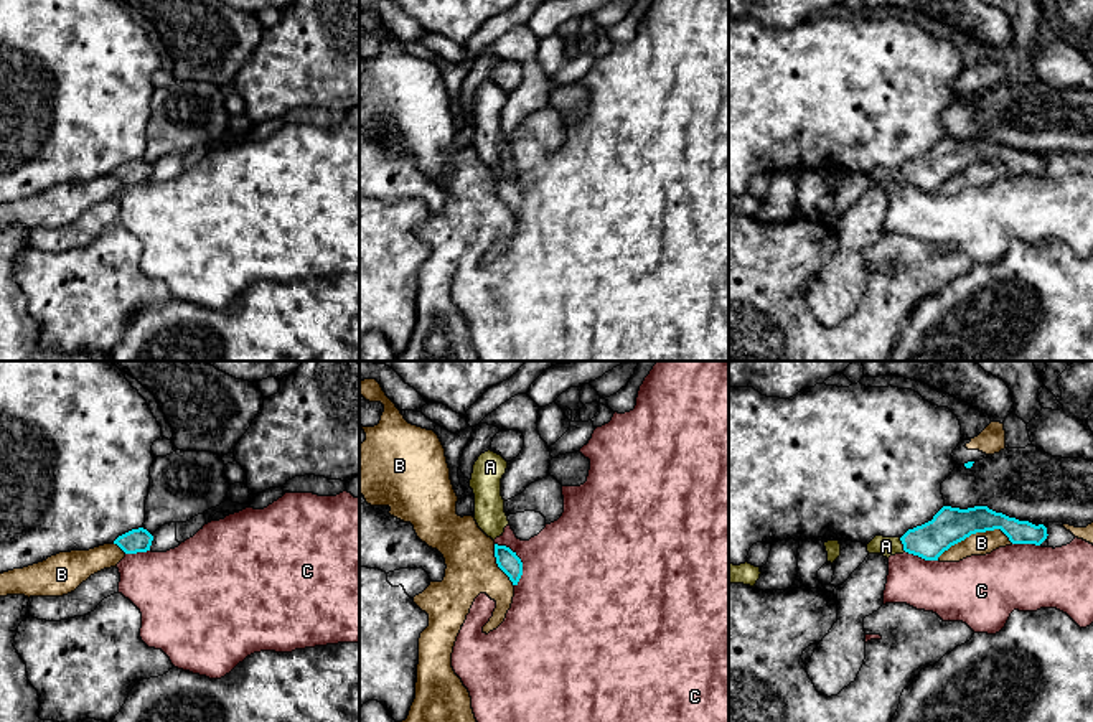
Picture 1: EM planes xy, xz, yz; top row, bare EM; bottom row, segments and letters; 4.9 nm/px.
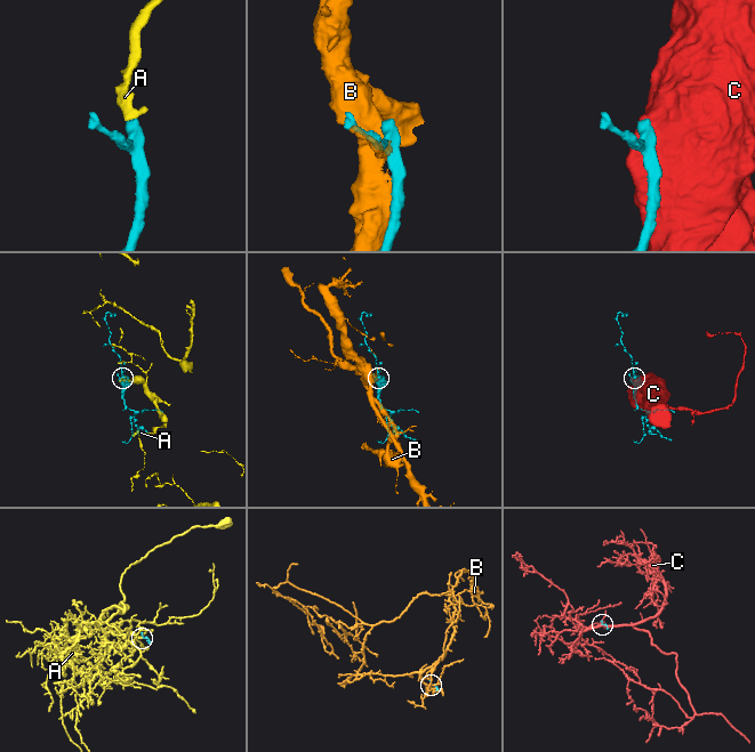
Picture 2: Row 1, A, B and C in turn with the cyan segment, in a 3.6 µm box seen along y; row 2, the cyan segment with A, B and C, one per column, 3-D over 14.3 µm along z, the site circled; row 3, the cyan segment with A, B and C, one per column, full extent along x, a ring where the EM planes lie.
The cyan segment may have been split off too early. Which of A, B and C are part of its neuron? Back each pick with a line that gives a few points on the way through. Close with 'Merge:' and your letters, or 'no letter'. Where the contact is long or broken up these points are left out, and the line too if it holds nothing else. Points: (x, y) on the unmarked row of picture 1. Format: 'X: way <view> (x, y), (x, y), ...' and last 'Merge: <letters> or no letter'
A: way yz (948, 157), (928, 172), (902, 173), (886, 177)
Merge: A

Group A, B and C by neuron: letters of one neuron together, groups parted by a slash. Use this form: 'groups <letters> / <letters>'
groups A / B / C

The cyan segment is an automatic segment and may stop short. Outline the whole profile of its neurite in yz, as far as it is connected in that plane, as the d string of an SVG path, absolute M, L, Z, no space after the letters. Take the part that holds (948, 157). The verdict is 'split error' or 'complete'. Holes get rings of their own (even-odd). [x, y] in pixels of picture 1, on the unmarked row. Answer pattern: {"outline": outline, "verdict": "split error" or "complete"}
{"outline": "M943 137L931 152L908 160L902 168L875 166L867 175L867 183L887 190L908 183L925 191L938 191L945 181L971 165L994 160L1001 160L1012 175L1040 176L1048 166L1044 155L1035 157L1029 152L1019 152L987 137L968 140Z", "verdict": "split error"}

